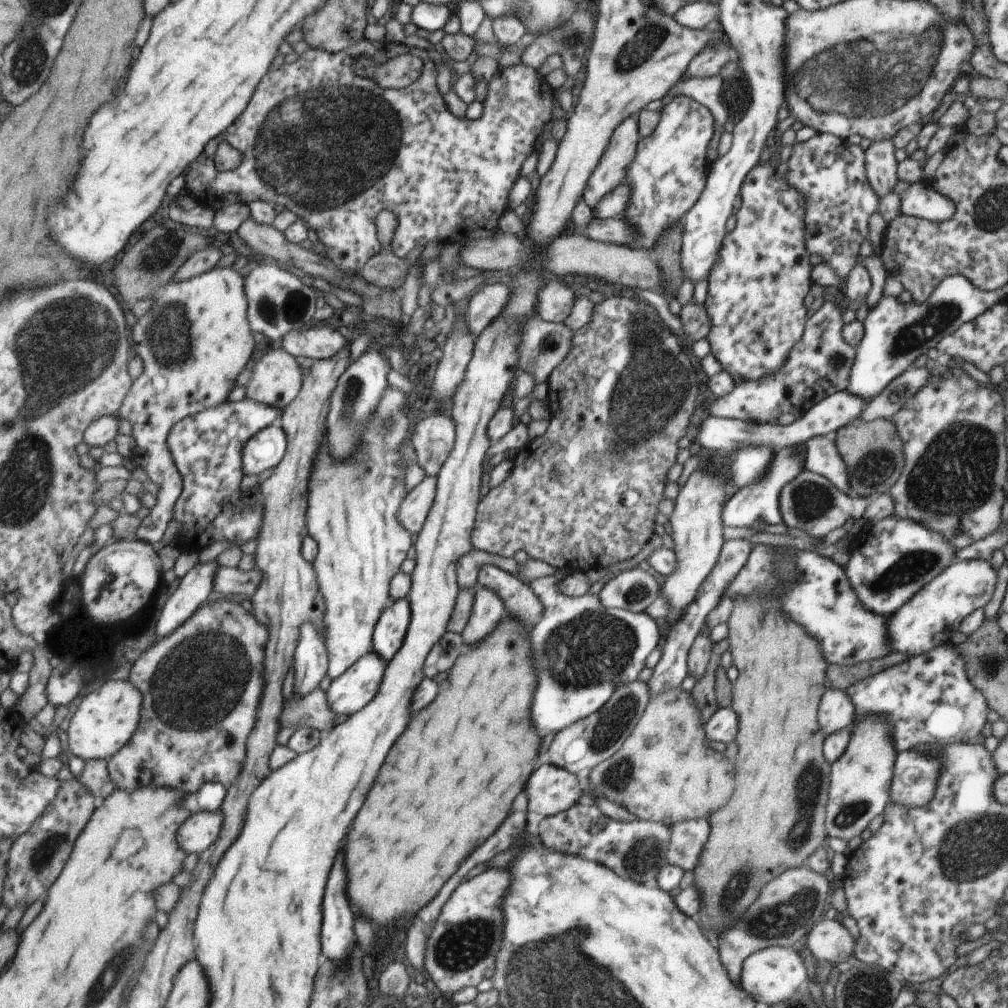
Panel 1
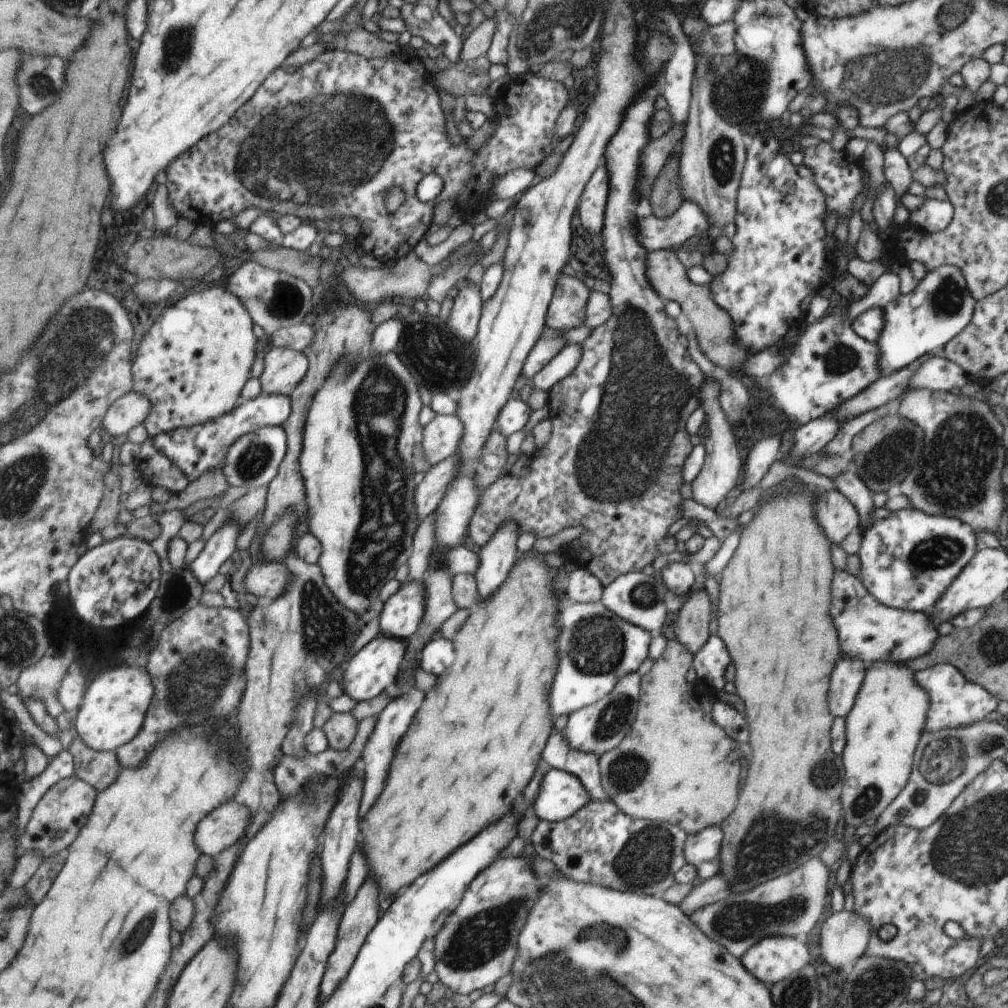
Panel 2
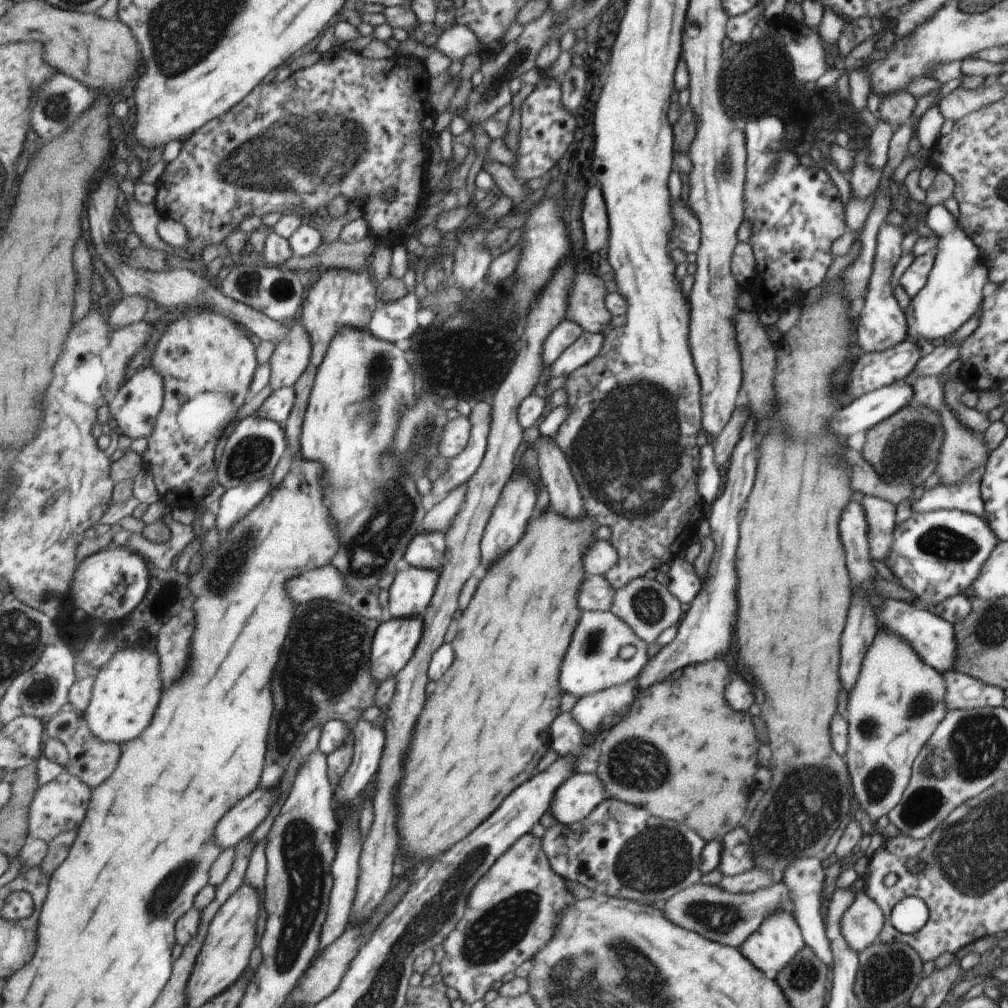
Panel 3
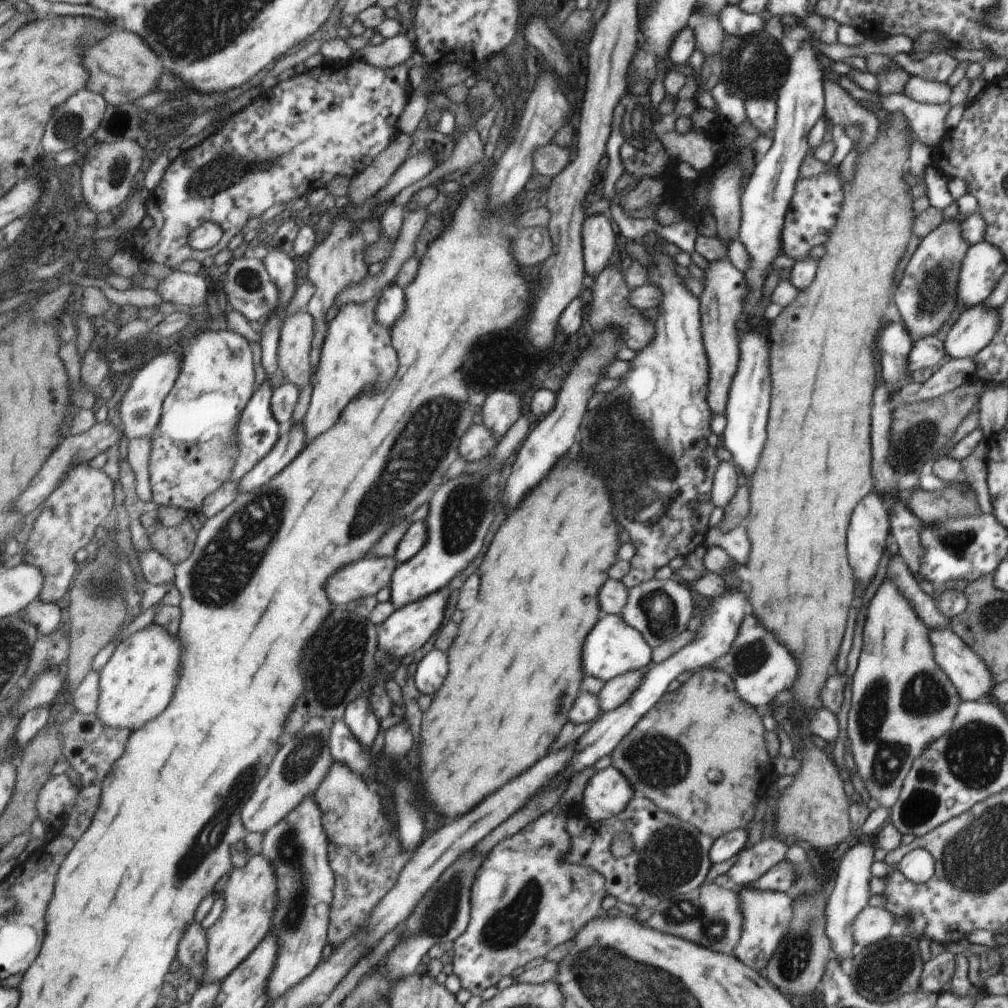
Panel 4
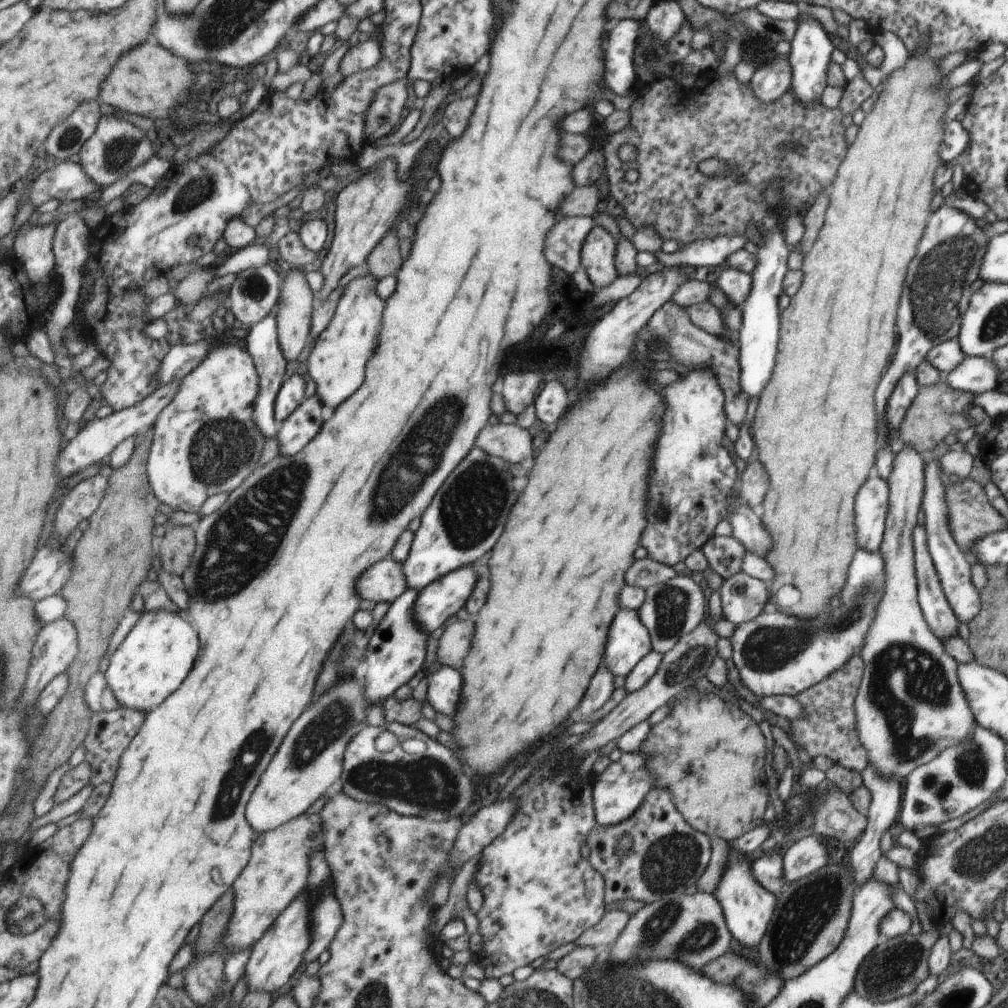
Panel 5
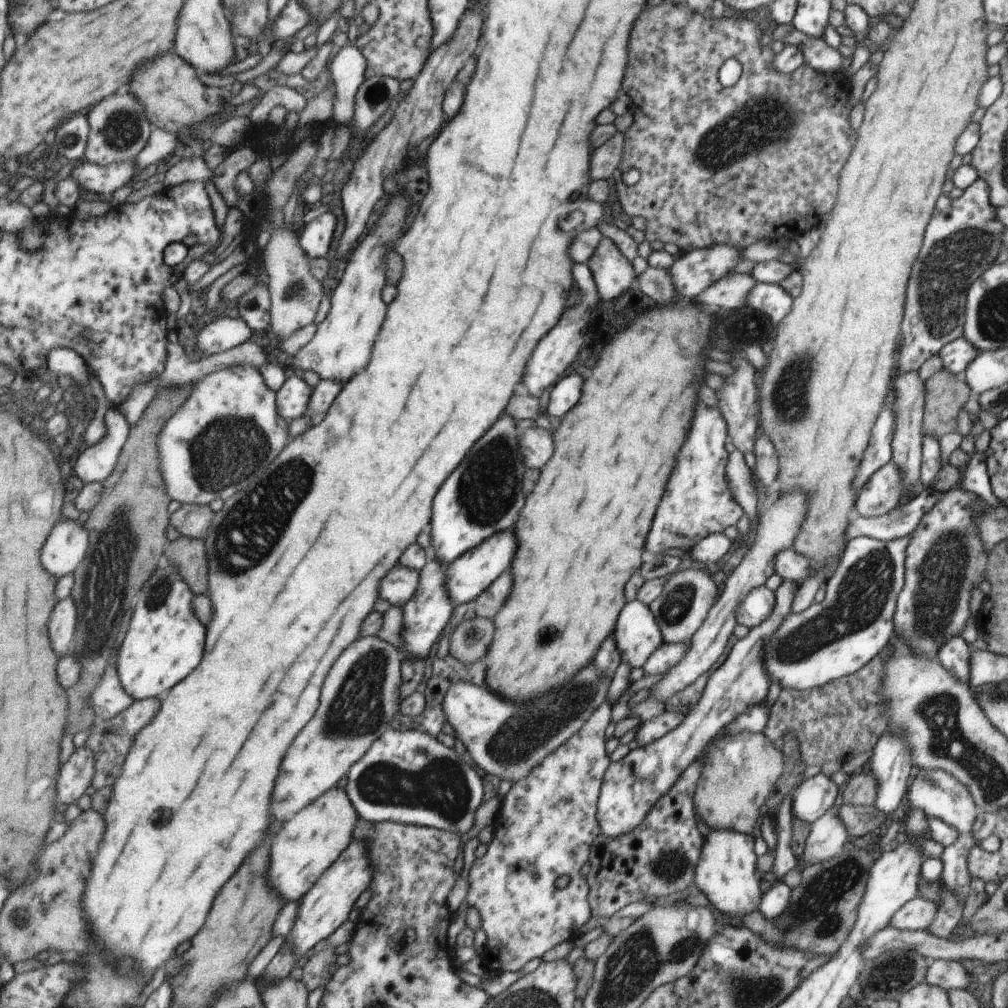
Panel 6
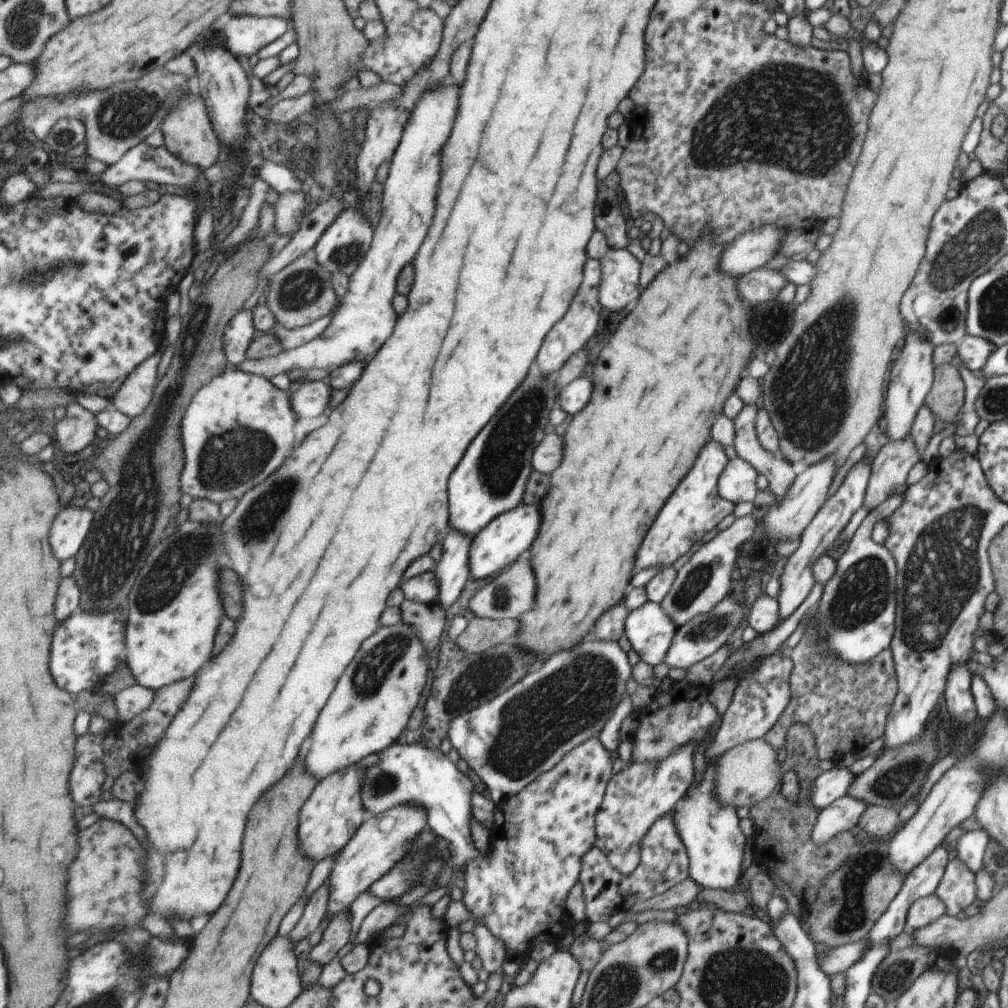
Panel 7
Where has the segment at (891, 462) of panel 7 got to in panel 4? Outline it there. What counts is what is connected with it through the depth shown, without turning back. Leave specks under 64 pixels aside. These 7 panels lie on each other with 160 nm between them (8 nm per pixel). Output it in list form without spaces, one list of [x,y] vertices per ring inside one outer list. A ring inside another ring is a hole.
[[[869,492],[869,496],[865,496],[865,500],[861,500],[861,504],[857,504],[857,512],[853,512],[853,524],[849,526],[849,565],[852,568],[853,576],[856,577],[857,586],[861,588],[860,595],[855,597],[855,607],[859,610],[859,602],[866,588],[874,578],[879,560],[883,554],[883,548],[888,542],[888,514],[883,499],[873,492]]]

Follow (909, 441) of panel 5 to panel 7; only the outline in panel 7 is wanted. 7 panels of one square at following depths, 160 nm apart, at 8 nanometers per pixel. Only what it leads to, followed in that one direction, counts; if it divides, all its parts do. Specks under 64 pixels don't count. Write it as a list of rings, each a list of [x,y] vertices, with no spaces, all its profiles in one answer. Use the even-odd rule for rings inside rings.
[[[951,363],[934,367],[931,388],[924,403],[935,421],[950,424],[962,402],[963,383],[957,369]]]

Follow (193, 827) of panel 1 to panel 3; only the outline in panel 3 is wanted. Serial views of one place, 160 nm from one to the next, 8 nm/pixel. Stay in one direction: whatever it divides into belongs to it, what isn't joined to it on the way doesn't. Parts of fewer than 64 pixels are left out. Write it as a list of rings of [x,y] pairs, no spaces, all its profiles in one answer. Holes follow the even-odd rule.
[[[260,787],[241,800],[237,808],[233,808],[233,812],[229,812],[225,820],[221,820],[221,824],[217,826],[217,844],[221,846],[221,850],[237,846],[241,840],[245,840],[269,816],[279,796],[279,788],[267,792]]]

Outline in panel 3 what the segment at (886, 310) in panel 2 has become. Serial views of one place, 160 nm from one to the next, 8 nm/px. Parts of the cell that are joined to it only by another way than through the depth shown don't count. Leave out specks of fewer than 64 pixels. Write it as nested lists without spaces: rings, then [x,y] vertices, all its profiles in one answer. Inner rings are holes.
[[[941,202],[928,204],[925,226],[939,238],[934,249],[936,261],[925,287],[901,310],[905,316],[905,339],[913,338],[915,344],[920,340],[930,343],[937,338],[945,339],[965,324],[980,309],[981,292],[988,281],[988,268],[981,264],[980,250],[965,236],[956,218]]]

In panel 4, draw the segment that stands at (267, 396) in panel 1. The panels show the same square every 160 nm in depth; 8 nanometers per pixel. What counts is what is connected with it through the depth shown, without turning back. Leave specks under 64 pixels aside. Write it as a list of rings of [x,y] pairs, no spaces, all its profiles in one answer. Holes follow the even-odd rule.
[[[308,311],[299,312],[299,314],[289,316],[289,320],[284,322],[284,326],[282,327],[279,344],[279,368],[287,383],[293,383],[300,388],[299,400],[297,400],[293,418],[289,420],[290,426],[296,426],[303,422],[310,405],[313,387],[309,382],[311,382],[311,374],[313,373],[312,348],[315,336],[316,322],[314,321],[314,317],[310,316]]]

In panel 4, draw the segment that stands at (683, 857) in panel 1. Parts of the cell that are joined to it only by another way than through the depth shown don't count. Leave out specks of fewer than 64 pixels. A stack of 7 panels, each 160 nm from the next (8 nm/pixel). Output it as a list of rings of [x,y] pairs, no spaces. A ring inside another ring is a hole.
[[[760,838],[750,848],[743,846],[726,875],[737,885],[749,884],[763,876],[771,866],[782,862],[789,846],[780,839]]]

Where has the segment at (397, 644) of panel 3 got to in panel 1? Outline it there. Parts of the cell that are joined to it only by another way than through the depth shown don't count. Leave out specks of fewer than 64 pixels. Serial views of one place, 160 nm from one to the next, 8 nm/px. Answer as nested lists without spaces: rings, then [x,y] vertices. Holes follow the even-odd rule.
[[[375,651],[368,652],[344,675],[331,681],[327,690],[328,701],[340,720],[355,715],[372,702],[383,682],[385,670],[386,662]]]

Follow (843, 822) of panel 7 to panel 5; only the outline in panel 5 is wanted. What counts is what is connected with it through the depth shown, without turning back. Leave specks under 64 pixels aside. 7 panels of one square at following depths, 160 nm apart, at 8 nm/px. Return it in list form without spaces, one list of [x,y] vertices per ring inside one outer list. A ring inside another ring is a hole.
[[[811,835],[782,849],[782,872],[785,884],[797,882],[813,874],[821,866],[825,866],[825,862],[829,860],[825,843],[825,838],[821,835]]]

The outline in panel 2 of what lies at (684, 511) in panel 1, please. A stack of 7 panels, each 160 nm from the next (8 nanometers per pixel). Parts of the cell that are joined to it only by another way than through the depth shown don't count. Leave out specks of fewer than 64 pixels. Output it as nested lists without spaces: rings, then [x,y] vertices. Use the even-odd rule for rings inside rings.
[[[709,380],[703,384],[701,390],[701,406],[705,413],[706,424],[703,428],[706,429],[707,437],[702,439],[704,446],[705,457],[703,458],[703,466],[699,470],[699,474],[695,476],[695,480],[689,482],[691,486],[691,502],[709,508],[715,506],[719,500],[723,500],[723,496],[731,490],[731,486],[737,484],[739,478],[739,470],[741,470],[741,460],[737,456],[737,448],[735,448],[735,440],[733,440],[733,432],[729,428],[727,418],[723,410],[720,408],[719,384],[717,380]]]

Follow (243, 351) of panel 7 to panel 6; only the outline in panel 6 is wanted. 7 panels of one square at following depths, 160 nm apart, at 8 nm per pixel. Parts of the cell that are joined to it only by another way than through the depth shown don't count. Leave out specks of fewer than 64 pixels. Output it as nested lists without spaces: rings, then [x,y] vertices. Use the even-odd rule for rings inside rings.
[[[239,316],[209,322],[198,336],[198,353],[203,357],[222,353],[248,342],[252,328]]]

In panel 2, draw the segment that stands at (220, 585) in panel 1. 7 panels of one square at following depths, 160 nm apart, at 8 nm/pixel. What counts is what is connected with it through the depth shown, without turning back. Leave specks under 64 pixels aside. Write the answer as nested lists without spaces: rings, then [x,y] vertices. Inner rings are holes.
[[[265,562],[249,570],[245,586],[253,596],[275,600],[287,592],[293,574],[285,564],[265,564]]]

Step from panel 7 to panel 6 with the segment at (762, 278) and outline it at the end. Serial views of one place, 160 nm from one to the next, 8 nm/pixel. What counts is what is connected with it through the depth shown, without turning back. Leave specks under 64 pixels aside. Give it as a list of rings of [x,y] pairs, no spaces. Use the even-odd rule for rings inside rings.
[[[727,274],[709,290],[699,294],[699,302],[703,306],[717,306],[717,308],[741,308],[746,306],[747,295],[756,285],[756,280],[750,274]]]

